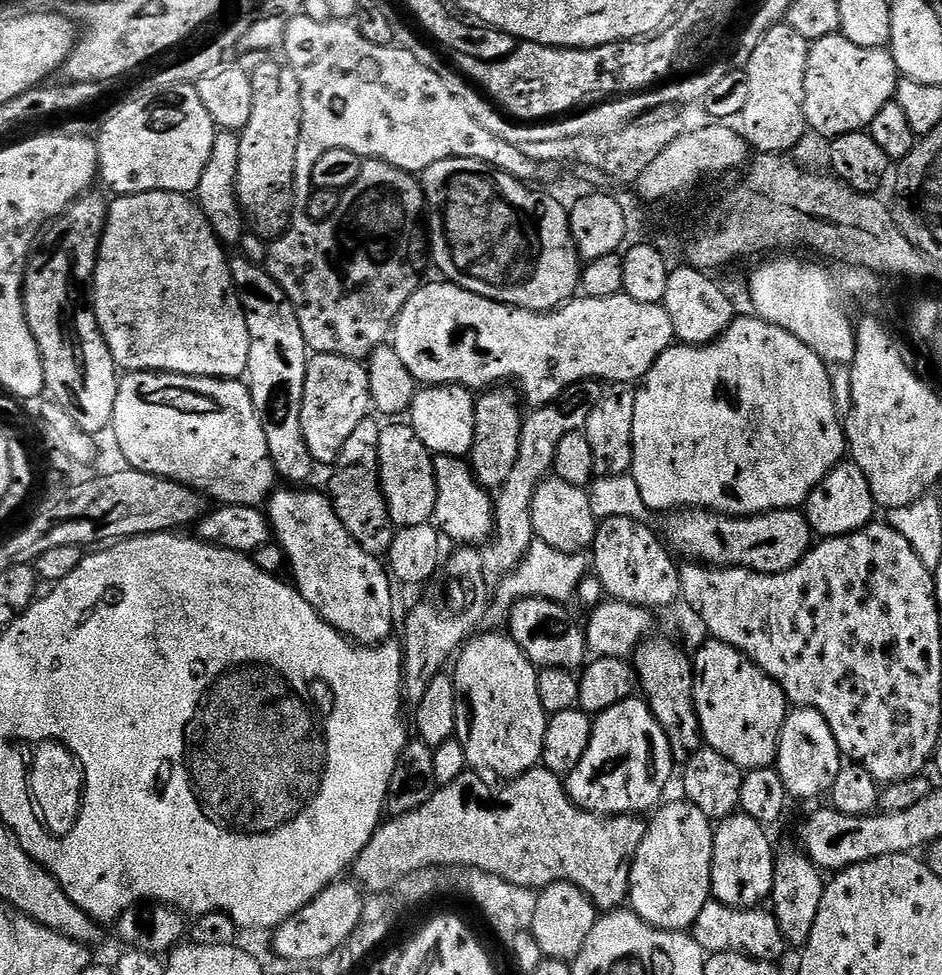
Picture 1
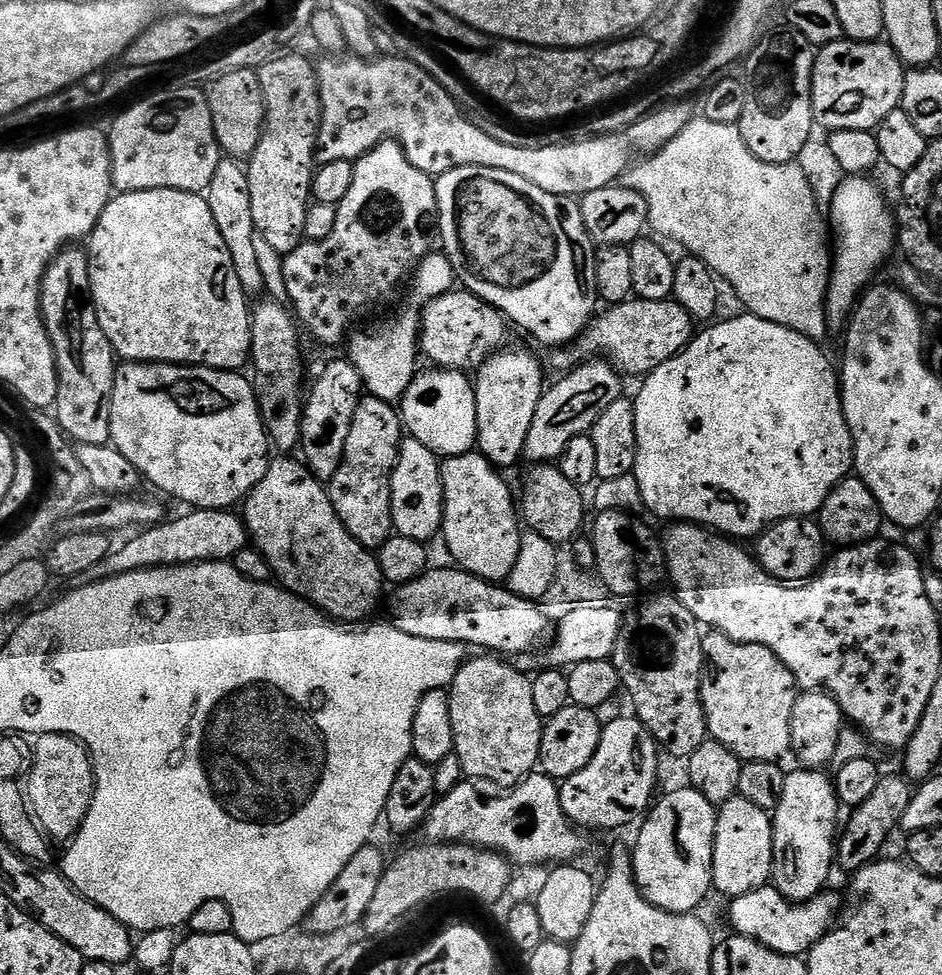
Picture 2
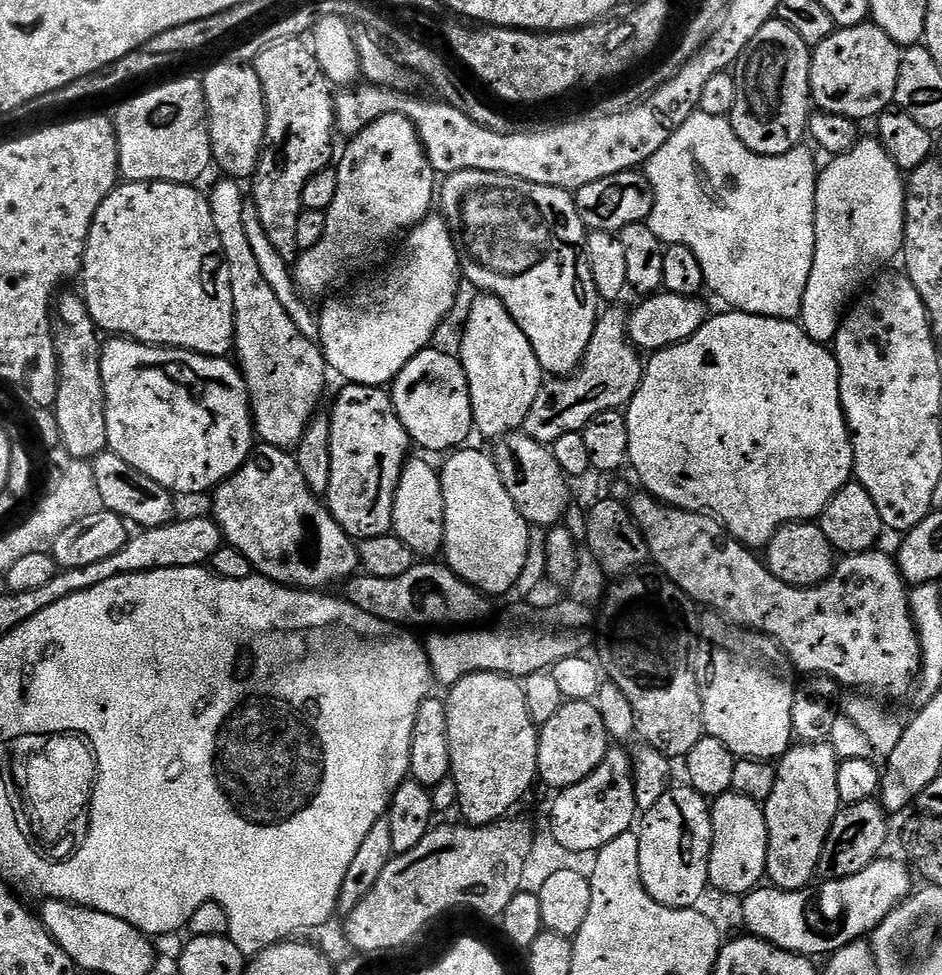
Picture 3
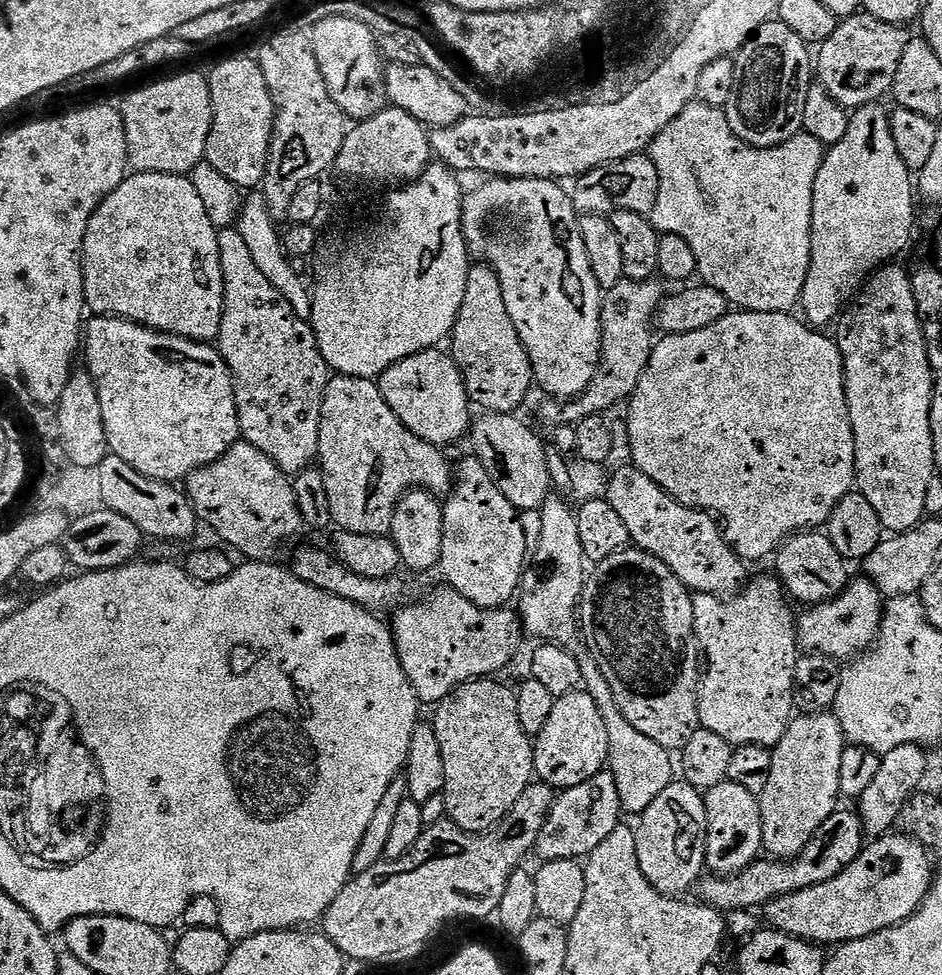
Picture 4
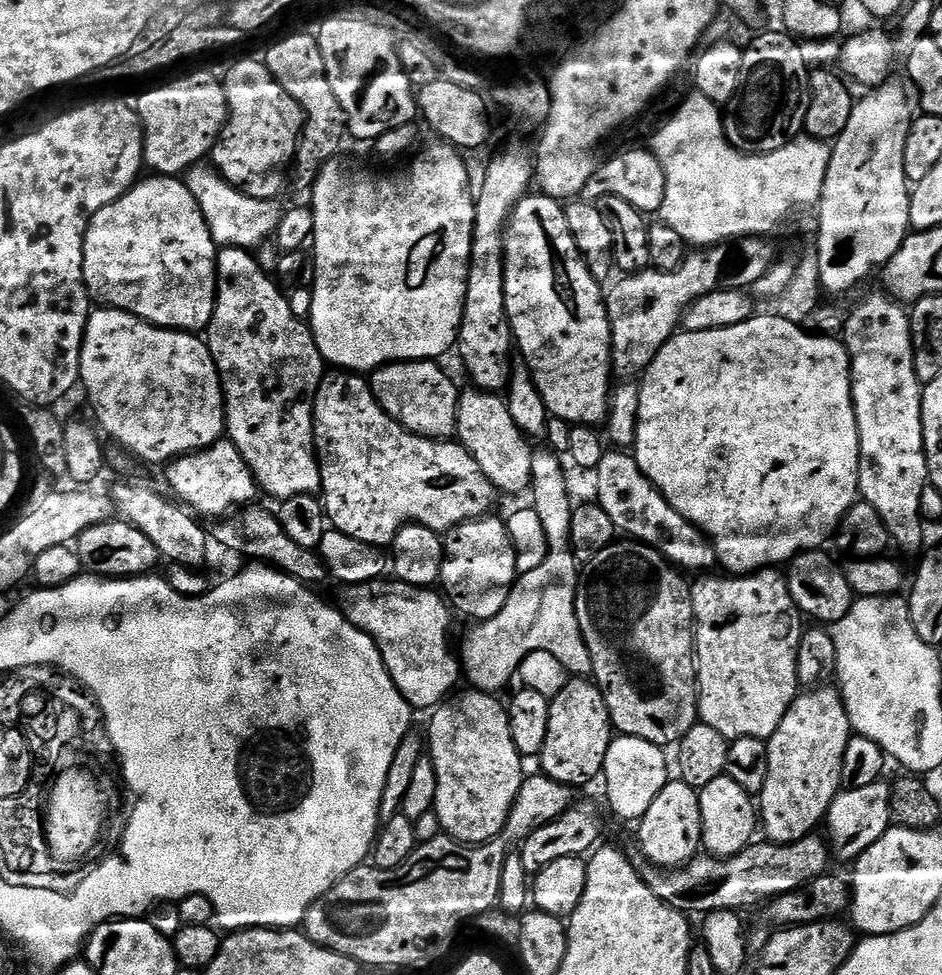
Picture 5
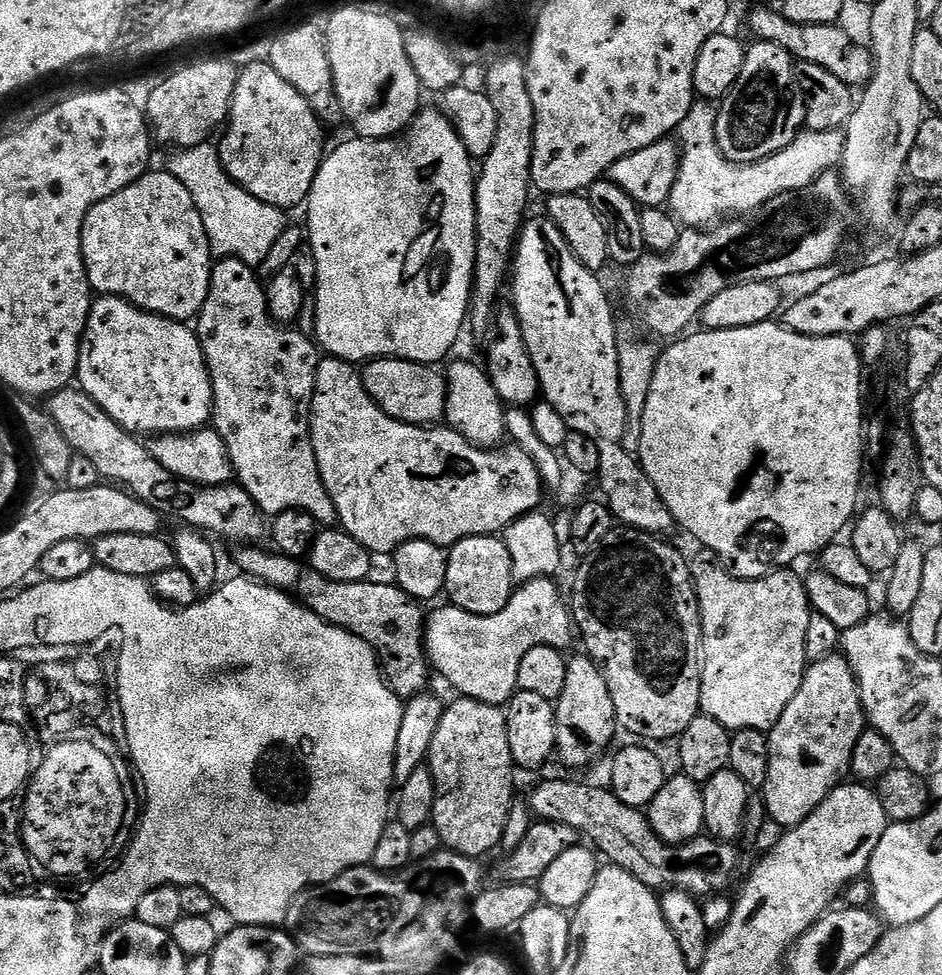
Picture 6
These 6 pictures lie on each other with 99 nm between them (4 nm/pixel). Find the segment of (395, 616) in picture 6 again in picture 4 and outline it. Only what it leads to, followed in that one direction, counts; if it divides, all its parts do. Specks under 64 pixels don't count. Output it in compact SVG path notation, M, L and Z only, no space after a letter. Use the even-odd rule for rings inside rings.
M441 586L437 592L430 593L425 600L420 600L417 604L412 603L405 603L395 609L390 627L398 650L398 658L402 662L402 670L406 670L410 686L414 686L416 697L425 705L439 704L455 688L468 684L471 680L495 677L500 674L496 672L502 671L515 658L516 651L520 648L522 625L519 615L511 607L479 608L474 606L474 602L462 598L462 594L447 586Z

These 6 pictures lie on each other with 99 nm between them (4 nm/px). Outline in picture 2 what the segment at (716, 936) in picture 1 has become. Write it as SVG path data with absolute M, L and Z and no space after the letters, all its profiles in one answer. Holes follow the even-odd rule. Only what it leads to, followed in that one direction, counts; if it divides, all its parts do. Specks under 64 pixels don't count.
M765 886L735 897L728 908L731 931L745 936L783 956L803 957L833 927L838 916L836 900L829 894L821 894L803 902L791 902L781 896L777 888Z

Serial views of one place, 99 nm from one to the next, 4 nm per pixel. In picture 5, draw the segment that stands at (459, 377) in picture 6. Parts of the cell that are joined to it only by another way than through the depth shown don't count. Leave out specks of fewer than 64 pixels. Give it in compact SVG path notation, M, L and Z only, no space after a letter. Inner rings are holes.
M483 390L471 391L461 391L455 439L463 444L474 462L478 462L482 474L486 474L493 488L501 493L520 492L523 488L525 491L532 482L534 448L529 437L520 431L514 418L510 418L508 402L503 395Z

